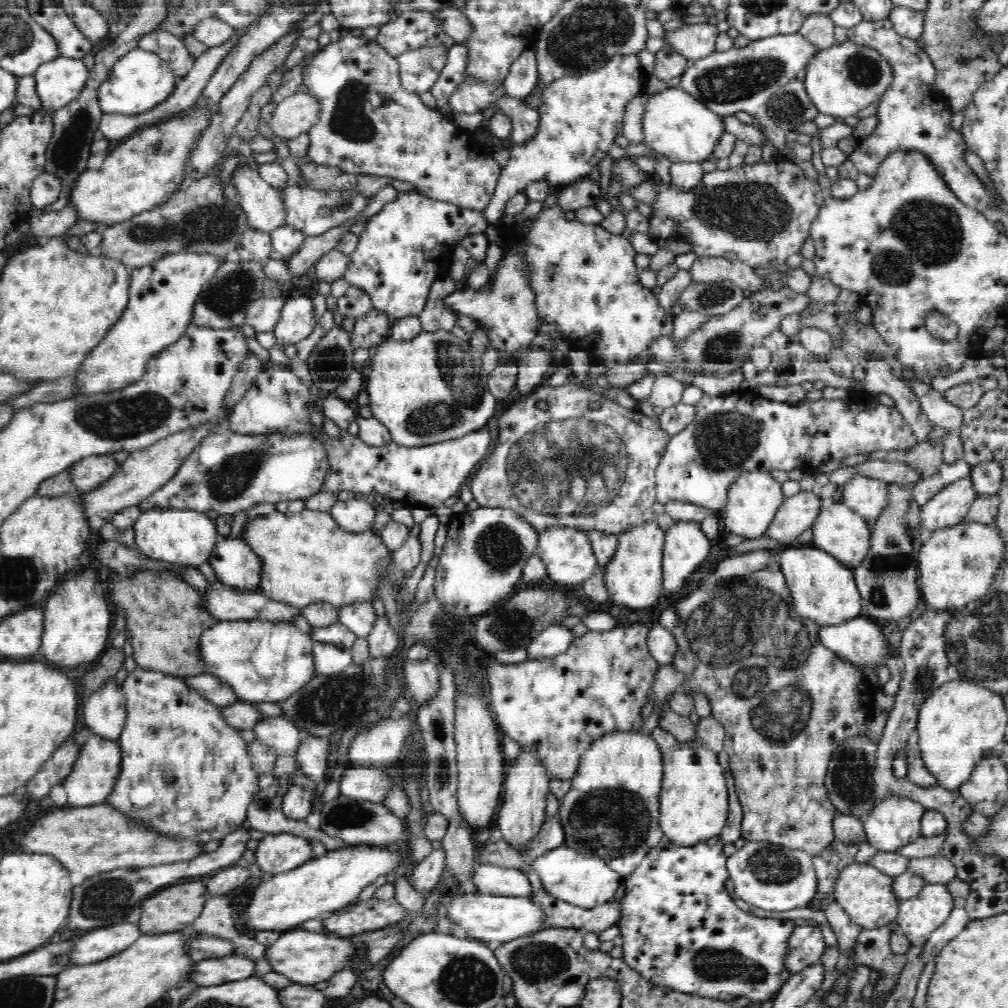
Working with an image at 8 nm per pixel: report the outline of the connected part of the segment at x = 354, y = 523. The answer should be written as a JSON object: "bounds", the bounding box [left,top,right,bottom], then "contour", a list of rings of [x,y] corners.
{"bounds":[329,498,376,531],"contour":[[[352,498],[339,500],[329,510],[330,516],[342,527],[342,530],[370,531],[376,515],[375,505],[366,499]]]}

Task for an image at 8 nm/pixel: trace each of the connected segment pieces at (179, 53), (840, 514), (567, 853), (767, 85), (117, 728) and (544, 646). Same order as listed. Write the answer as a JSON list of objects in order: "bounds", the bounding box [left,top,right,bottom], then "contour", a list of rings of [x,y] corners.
[{"bounds":[138,30,194,77],"contour":[[[156,30],[143,34],[138,47],[158,55],[176,76],[183,77],[194,64],[194,58],[189,55],[182,39],[170,32]]]},{"bounds":[811,503,872,568],"contour":[[[832,503],[830,508],[820,510],[820,516],[813,522],[811,544],[819,549],[830,553],[834,558],[837,558],[841,563],[849,568],[857,568],[862,561],[868,556],[872,543],[872,530],[858,513],[848,508],[844,503]]]},{"bounds":[532,844,624,909],"contour":[[[565,844],[536,857],[532,868],[538,874],[543,888],[552,896],[583,909],[593,909],[619,896],[624,881],[623,876],[612,870],[602,858],[584,855]]]},{"bounds":[679,32,817,152],"contour":[[[799,32],[753,40],[744,48],[732,47],[723,52],[714,51],[704,58],[695,60],[694,64],[681,74],[679,88],[683,92],[690,93],[694,100],[722,117],[732,116],[740,110],[748,112],[753,116],[759,127],[764,128],[770,142],[777,148],[778,152],[784,152],[786,147],[789,146],[786,143],[785,130],[778,127],[773,118],[766,114],[766,102],[769,102],[769,98],[777,93],[778,89],[784,88],[790,81],[801,77],[805,67],[817,53],[816,46],[812,45],[812,42]]]},{"bounds":[83,678,127,741],"contour":[[[116,678],[112,679],[88,698],[83,711],[86,728],[102,739],[117,741],[127,720],[122,685],[118,686]]]},{"bounds":[527,624,574,660],"contour":[[[560,624],[547,626],[540,634],[528,643],[527,651],[529,660],[544,660],[554,658],[568,650],[574,640],[574,634],[568,627]]]}]

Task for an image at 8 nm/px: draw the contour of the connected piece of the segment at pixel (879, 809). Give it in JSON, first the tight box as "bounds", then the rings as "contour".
{"bounds":[863,795,925,852],"contour":[[[891,795],[883,799],[869,812],[863,820],[865,842],[878,850],[895,852],[921,837],[921,818],[925,814],[925,806],[913,799],[901,795]]]}

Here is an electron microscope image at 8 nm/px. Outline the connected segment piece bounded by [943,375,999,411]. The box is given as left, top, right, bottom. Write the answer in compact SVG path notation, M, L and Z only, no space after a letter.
M988 375L978 377L973 382L966 382L948 388L943 392L943 395L945 400L965 411L975 407L985 392L996 390L998 387L998 380L994 375Z

